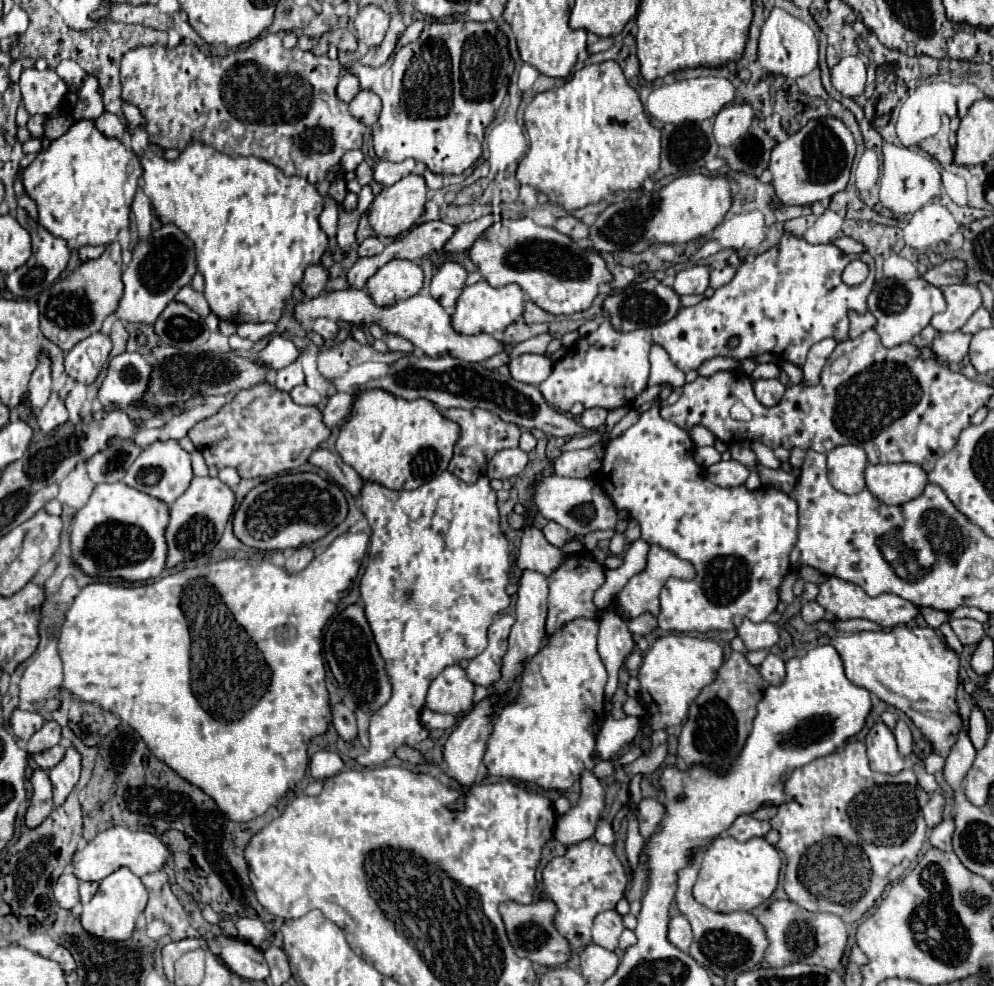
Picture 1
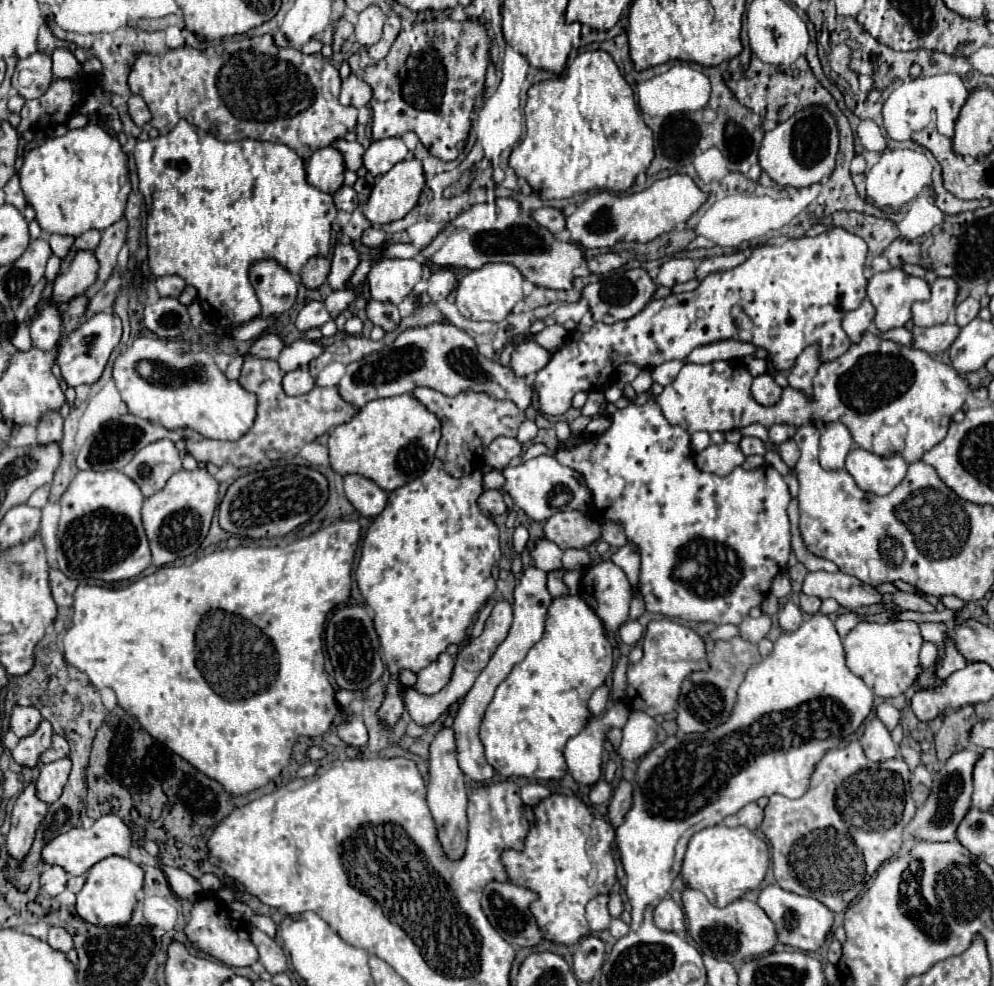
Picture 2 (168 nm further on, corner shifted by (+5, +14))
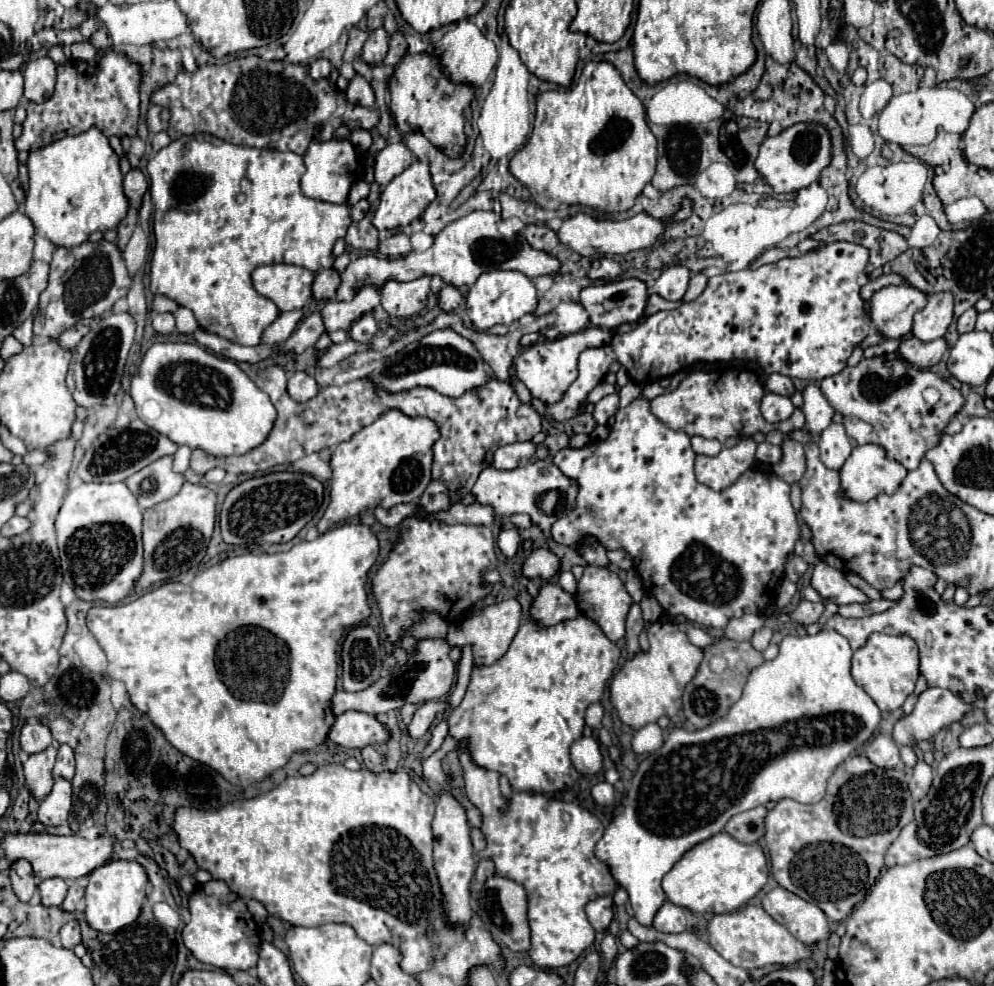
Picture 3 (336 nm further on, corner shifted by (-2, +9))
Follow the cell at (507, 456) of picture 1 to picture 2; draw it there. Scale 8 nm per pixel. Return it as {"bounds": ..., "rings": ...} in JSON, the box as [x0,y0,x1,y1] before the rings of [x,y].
{"bounds":[484,436,522,468],"rings":[[[500,436],[484,452],[484,462],[492,468],[506,468],[520,454],[522,454],[522,446],[516,438]]]}

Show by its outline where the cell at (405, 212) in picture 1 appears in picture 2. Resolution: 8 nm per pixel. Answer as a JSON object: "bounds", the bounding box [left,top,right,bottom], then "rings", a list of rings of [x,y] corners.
{"bounds":[364,160,424,224],"rings":[[[402,160],[392,170],[376,178],[376,184],[372,188],[372,194],[364,206],[364,216],[372,224],[386,224],[394,220],[402,220],[418,202],[418,196],[424,188],[424,170],[420,166],[420,160]]]}

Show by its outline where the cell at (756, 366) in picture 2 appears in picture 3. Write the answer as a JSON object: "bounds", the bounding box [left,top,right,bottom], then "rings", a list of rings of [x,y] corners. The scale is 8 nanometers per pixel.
{"bounds":[767,373,795,397],"rings":[[[773,373],[773,375],[767,377],[767,391],[777,393],[777,395],[785,395],[785,397],[791,397],[795,393],[795,387],[793,387],[793,381],[787,375]]]}

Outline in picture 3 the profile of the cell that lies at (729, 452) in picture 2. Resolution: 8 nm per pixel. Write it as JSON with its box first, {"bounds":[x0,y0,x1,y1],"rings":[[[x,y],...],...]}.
{"bounds":[695,437,757,491],"rings":[[[751,437],[741,439],[731,449],[721,449],[719,455],[707,457],[697,455],[695,457],[695,475],[697,481],[711,487],[713,491],[721,491],[735,483],[743,471],[747,471],[755,461],[755,449],[757,443]]]}

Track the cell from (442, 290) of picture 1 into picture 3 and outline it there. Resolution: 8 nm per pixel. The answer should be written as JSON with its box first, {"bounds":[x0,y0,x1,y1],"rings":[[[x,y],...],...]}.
{"bounds":[439,285,463,313],"rings":[[[445,285],[445,287],[441,289],[441,293],[439,293],[439,307],[441,307],[445,313],[455,311],[455,309],[461,305],[461,301],[463,301],[463,295],[461,295],[459,289],[453,287],[453,285]]]}

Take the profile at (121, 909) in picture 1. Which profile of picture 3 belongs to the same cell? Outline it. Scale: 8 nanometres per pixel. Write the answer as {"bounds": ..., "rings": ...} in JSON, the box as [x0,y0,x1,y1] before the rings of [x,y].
{"bounds":[85,861,147,933],"rings":[[[109,861],[89,873],[89,883],[85,887],[85,919],[89,927],[101,933],[115,933],[117,929],[131,925],[141,911],[141,901],[145,897],[147,873],[137,861]]]}

